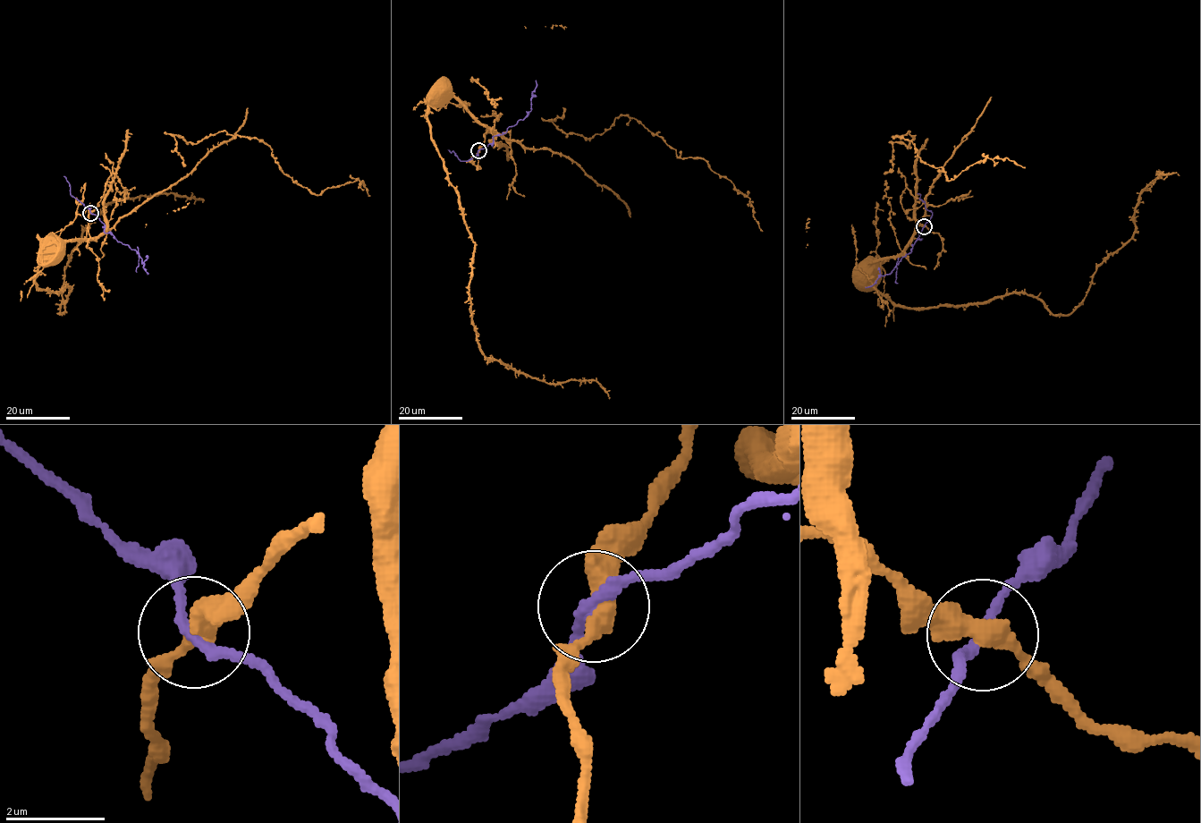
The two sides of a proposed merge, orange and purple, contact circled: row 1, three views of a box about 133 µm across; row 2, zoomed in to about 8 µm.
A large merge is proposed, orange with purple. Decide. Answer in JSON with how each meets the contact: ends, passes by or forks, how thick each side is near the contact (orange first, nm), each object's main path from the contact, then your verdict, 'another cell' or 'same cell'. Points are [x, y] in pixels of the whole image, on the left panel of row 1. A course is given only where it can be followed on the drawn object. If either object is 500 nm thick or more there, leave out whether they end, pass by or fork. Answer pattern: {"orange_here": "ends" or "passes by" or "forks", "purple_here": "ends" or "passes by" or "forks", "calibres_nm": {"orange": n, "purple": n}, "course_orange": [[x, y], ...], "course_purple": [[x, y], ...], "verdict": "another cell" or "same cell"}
{"orange_here": "passes by", "purple_here": "passes by", "calibres_nm": {"orange": 400, "purple": 200}, "course_orange": [[90, 213], [102, 204], [105, 230], [87, 239], [69, 239], [64, 243], [65, 251], [52, 261]], "course_purple": [[90, 213], [104, 224], [104, 231], [133, 250], [141, 258], [148, 274]], "verdict": "another cell"}

